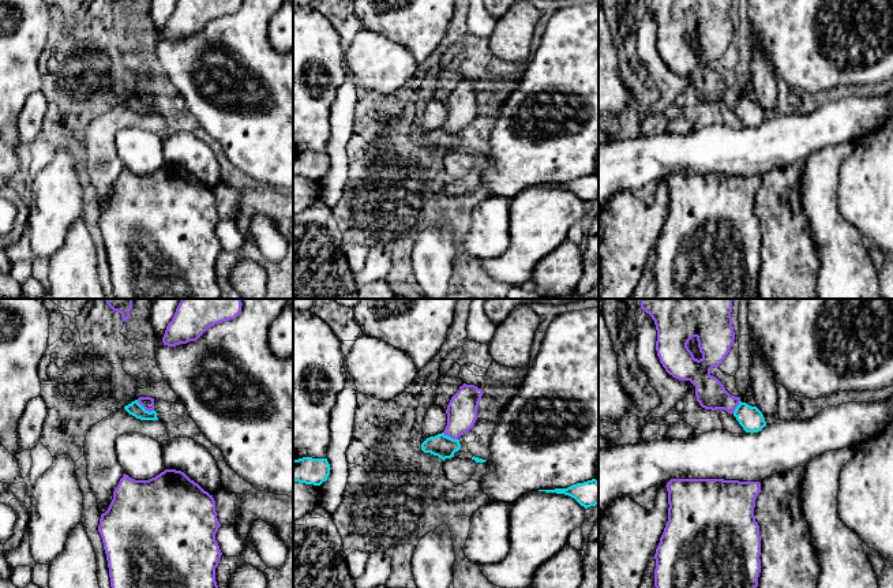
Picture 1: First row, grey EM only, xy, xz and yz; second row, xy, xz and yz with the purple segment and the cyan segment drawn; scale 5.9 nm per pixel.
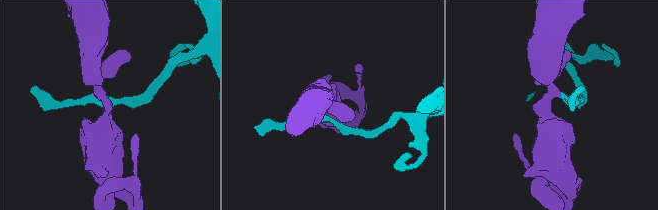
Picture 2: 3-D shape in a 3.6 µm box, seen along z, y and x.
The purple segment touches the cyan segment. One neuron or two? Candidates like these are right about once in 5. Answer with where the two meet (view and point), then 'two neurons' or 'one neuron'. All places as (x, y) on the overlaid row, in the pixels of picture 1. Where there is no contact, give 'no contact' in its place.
meets purple in xy at (145, 408); two neurons

